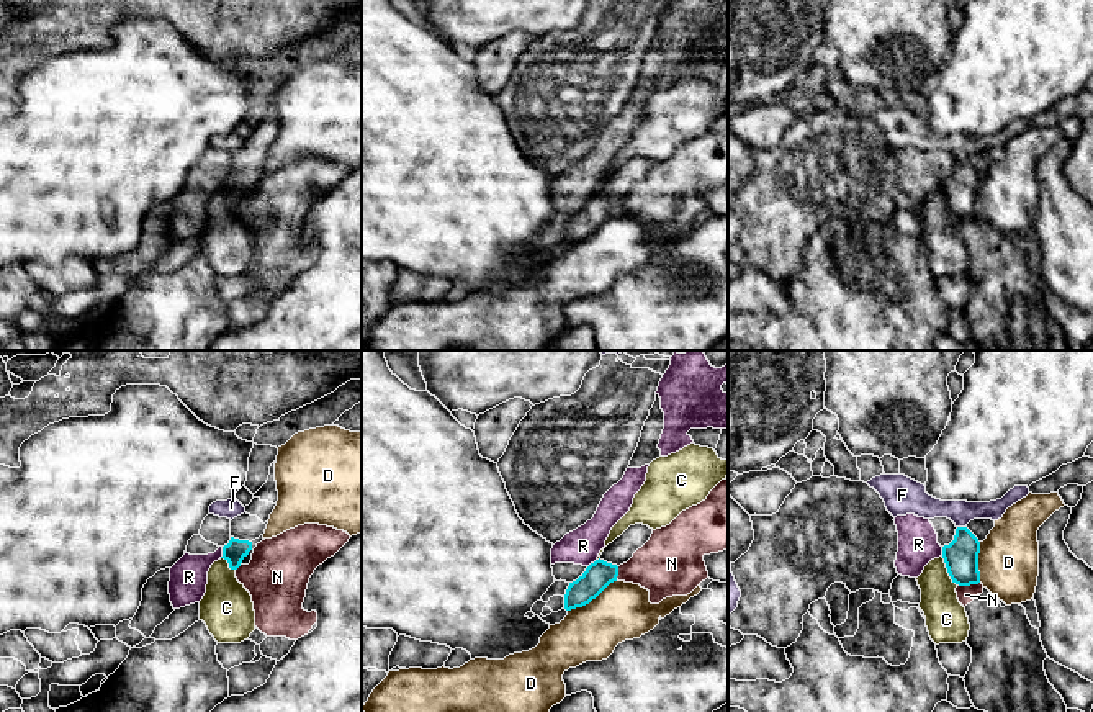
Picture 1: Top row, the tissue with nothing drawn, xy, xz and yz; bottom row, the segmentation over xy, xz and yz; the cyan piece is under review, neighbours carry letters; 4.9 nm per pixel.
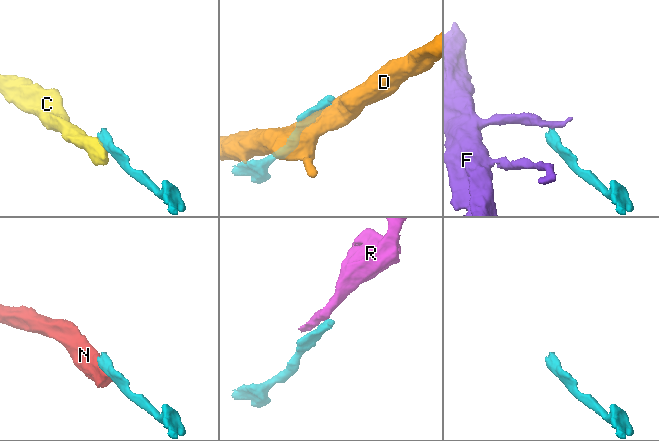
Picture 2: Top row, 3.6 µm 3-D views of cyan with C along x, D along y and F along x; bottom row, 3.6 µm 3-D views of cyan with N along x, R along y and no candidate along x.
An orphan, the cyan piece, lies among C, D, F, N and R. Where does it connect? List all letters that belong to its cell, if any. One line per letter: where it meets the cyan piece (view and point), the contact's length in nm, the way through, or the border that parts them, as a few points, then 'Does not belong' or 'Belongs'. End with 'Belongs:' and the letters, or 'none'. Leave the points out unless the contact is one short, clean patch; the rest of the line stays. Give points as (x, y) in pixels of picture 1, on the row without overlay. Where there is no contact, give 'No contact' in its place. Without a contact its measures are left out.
C: Touches cyan at yz (948, 205). Shared border 160 nm. Boundary: yz (941, 190), (949, 211), (956, 218). Does not belong
D: Touches cyan at xz (593, 231). Shared border 300 nm. Does not belong
F: Touches cyan at yz (961, 161). Shared border 40 nm. Boundary: yz (958, 159), (964, 161). Does not belong
N: Touches cyan at yz (967, 218). Shared border 110 nm. Boundary: yz (979, 215), (958, 218). Does not belong
R: Touches cyan at xy (223, 185). Shared border 60 nm. Boundary: xy (223, 180), (220, 190). Does not belong
Belongs: none

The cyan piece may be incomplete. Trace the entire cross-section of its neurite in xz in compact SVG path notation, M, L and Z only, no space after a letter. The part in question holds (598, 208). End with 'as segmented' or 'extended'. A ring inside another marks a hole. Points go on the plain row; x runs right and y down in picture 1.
M643 157L630 159L620 170L609 177L600 192L569 216L564 228L564 242L582 241L596 232L610 216L617 214L618 200L627 196L633 187L651 170L653 162Z | extended

